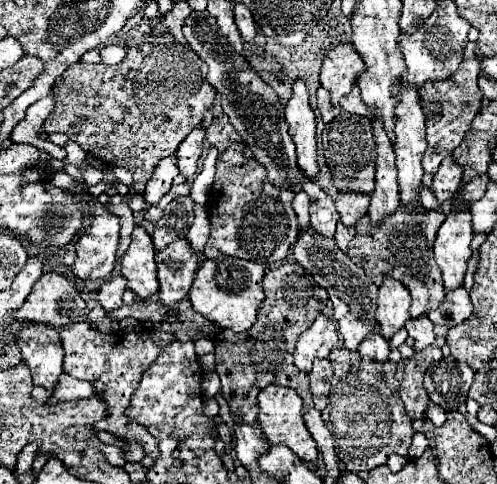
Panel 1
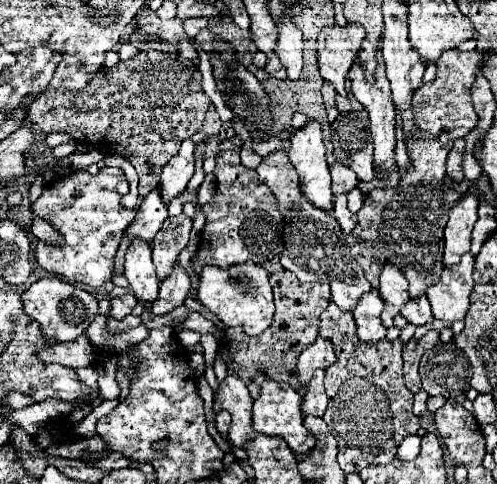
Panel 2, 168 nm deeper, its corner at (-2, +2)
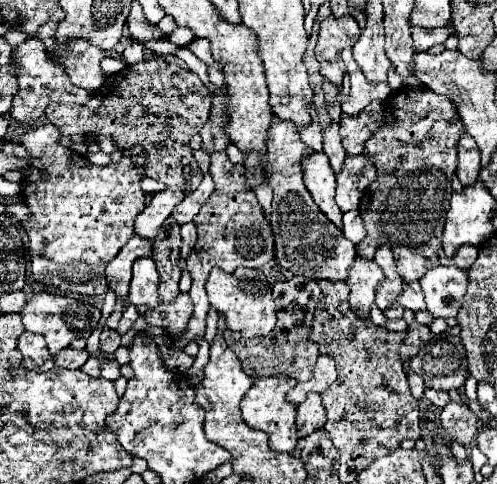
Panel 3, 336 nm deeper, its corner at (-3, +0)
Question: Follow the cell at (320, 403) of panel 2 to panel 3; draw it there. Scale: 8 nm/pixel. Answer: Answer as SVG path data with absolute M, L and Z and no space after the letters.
M310 392L308 398L298 406L296 426L300 432L300 438L312 434L314 430L322 428L326 422L326 410L322 406L322 398L316 392Z

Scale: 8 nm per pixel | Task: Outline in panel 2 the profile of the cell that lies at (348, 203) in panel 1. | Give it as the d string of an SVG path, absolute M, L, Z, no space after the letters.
M335 160L331 166L331 178L333 178L333 194L339 196L341 192L349 192L353 188L357 188L357 176L351 168L343 166L339 160Z

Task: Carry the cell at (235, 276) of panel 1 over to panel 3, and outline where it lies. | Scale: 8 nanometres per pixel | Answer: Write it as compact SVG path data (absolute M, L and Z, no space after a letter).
M240 266L232 274L226 274L220 268L212 268L208 282L206 282L206 292L208 292L210 306L216 312L224 314L226 326L230 330L238 330L244 338L266 336L276 328L272 288L270 288L262 270L252 270L252 268Z

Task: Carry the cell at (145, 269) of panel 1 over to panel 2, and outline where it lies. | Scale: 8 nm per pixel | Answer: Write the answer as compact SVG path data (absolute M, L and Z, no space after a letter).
M139 238L127 248L125 254L125 278L137 300L155 302L159 290L159 278L151 260L151 246Z

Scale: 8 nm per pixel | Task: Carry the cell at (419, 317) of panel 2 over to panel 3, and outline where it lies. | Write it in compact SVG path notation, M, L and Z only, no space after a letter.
M418 282L416 284L404 284L404 292L400 294L398 304L402 308L410 308L412 312L426 310L426 302L424 302L424 294L422 294L420 284Z

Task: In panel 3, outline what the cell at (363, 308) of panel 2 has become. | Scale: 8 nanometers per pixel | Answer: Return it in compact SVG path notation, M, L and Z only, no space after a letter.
M356 258L352 266L348 286L350 286L350 308L360 316L360 320L370 320L370 308L376 300L376 286L384 280L384 272L374 262Z

